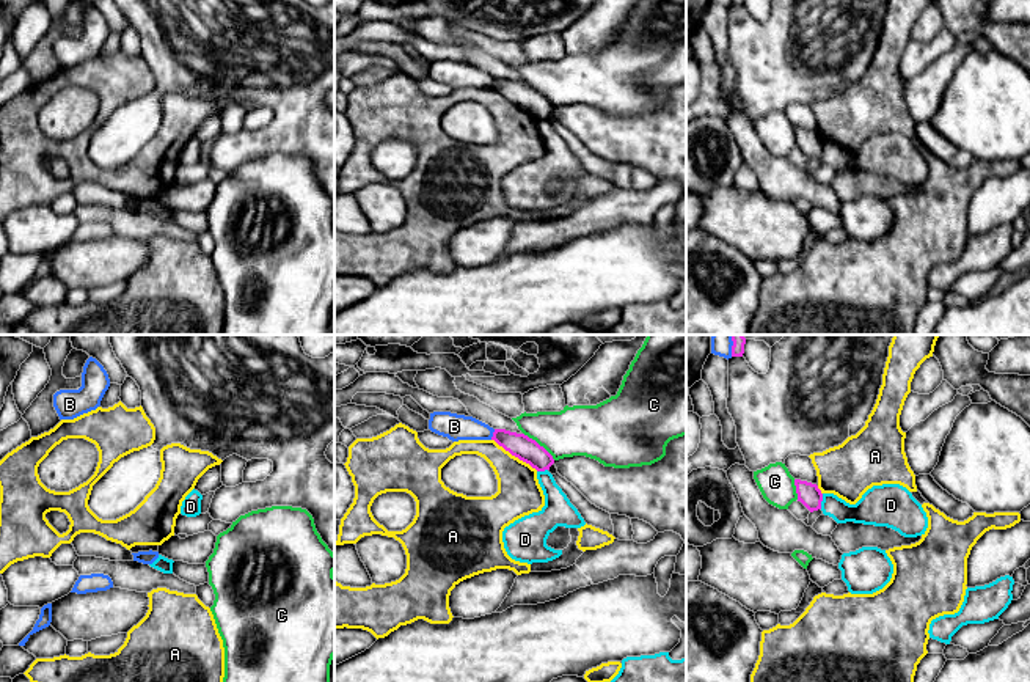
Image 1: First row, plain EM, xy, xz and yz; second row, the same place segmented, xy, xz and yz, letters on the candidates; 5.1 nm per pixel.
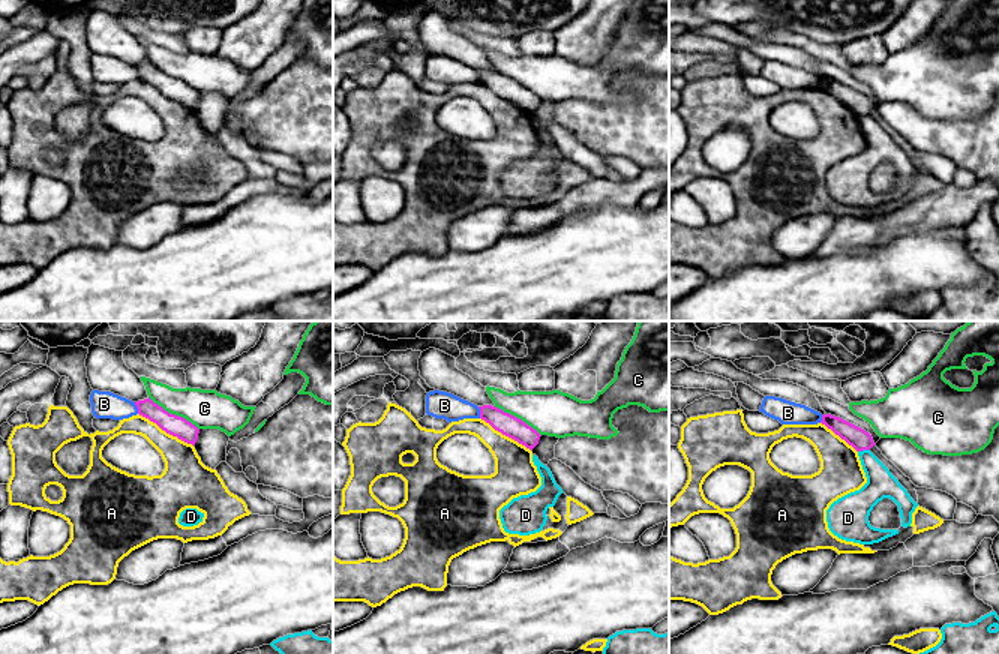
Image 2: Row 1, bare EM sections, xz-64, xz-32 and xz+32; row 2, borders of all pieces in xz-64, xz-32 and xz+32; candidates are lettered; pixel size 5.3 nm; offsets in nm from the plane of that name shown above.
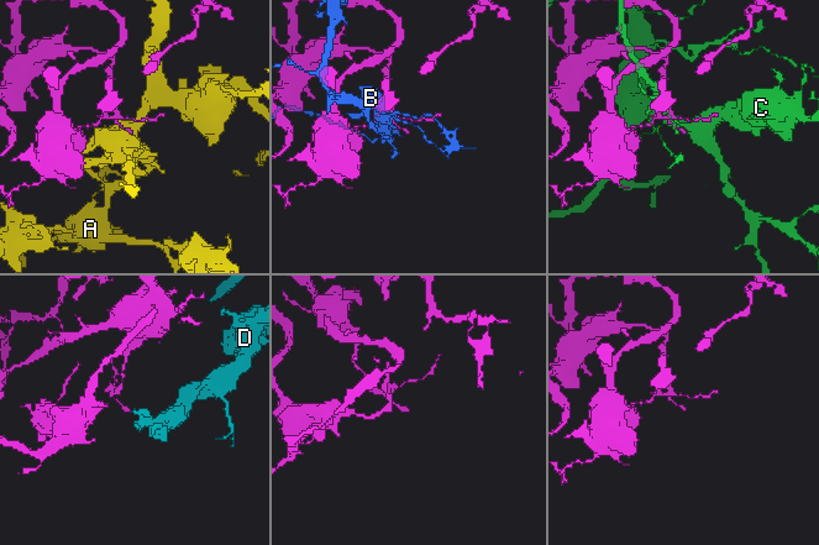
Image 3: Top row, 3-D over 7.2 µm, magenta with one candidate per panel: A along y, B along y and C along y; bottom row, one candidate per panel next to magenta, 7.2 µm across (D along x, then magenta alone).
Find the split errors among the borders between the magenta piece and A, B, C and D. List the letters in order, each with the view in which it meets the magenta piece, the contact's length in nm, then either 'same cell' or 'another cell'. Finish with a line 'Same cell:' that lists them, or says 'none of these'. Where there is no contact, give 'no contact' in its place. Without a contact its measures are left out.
A: xz | 280 nm | another cell
B: xz | 60 nm | another cell
C: xz | 220 nm | another cell
D: yz | 80 nm | another cell
Same cell: none of these

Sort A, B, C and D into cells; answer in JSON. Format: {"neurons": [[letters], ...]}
{"neurons": [["A"], ["B"], ["C"], ["D"]]}

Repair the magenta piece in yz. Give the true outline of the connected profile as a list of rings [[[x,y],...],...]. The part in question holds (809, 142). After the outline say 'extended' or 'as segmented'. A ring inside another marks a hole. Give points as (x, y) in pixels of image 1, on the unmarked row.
[[[794,127],[798,149],[801,149],[810,160],[821,157],[823,141],[816,132]]]; as segmented

